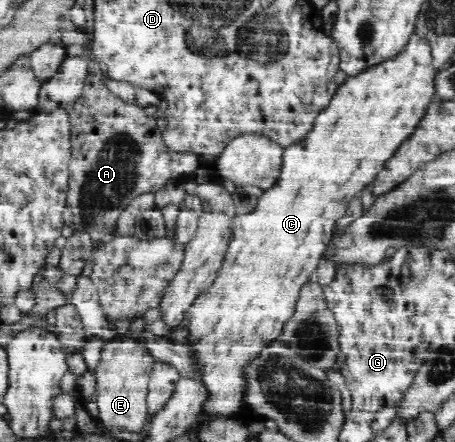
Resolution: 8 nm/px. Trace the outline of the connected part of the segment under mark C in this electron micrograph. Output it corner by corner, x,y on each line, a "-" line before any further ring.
416,26
411,31
411,35
407,37
407,41
403,43
403,49
399,49
399,51
393,53
391,57
385,57
384,61
369,66
368,69
361,70
359,74
349,75
341,85
338,85
331,101
328,101
327,107
324,107
321,113
315,116
311,131
309,131
301,141
287,145
287,147
282,150
281,165
279,175
277,175
277,181
275,181
269,189
264,190
259,196
255,208
250,213
237,213
229,219
227,251
225,251
223,255
223,261
217,273
217,277
214,279
211,287
195,300
189,312
189,329
192,335
189,343
196,349
198,358
202,361
202,381
204,381
210,389
210,400
208,401
209,405
207,405
207,414
205,417
236,418
239,414
247,413
243,401
241,365
245,365
245,361
251,361
253,357
257,357
257,353
265,347
265,344
270,343
273,339
278,339
281,334
283,323
287,321
287,317
291,317
291,313
293,313
293,309
295,309
295,303
299,297
301,287
313,277
318,265
323,260
323,251
329,239
332,237
337,221
346,215
349,202
355,195
360,193
367,183
371,183
381,170
385,169
387,161
397,153
399,147
403,145
403,142
415,133
415,130
427,111
428,105
433,99
436,99
434,78
438,70
433,66
433,56
434,48
433,45
431,45
430,38
426,36
426,33
422,33
422,29
418,29
418,26

